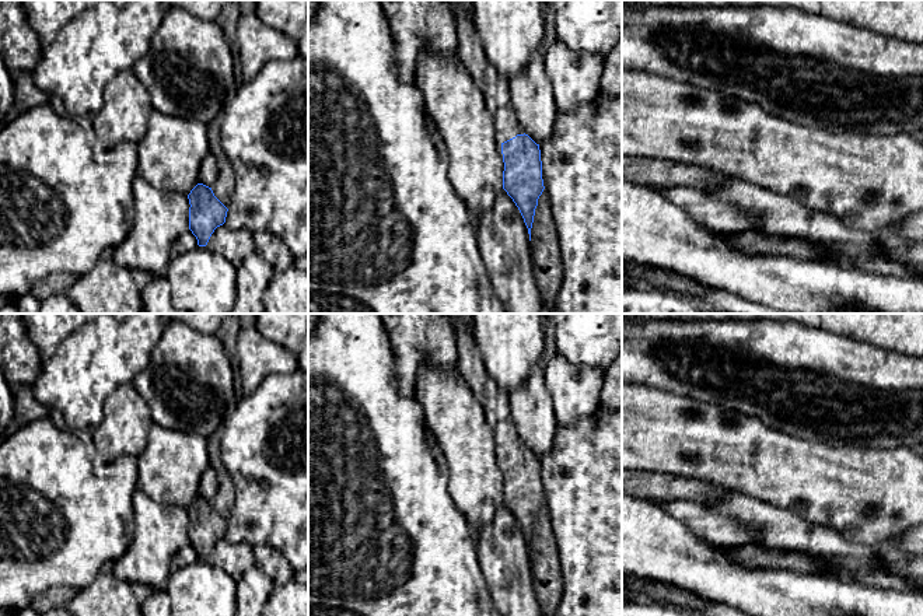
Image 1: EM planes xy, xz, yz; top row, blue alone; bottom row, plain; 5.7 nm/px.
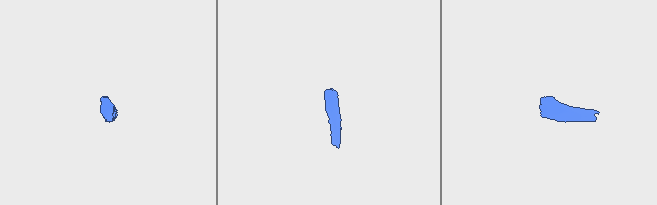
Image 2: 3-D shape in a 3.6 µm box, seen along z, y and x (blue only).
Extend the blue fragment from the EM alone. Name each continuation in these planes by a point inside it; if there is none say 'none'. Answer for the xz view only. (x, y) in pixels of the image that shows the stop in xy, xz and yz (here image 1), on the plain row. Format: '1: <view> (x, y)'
1: xz (495, 399)

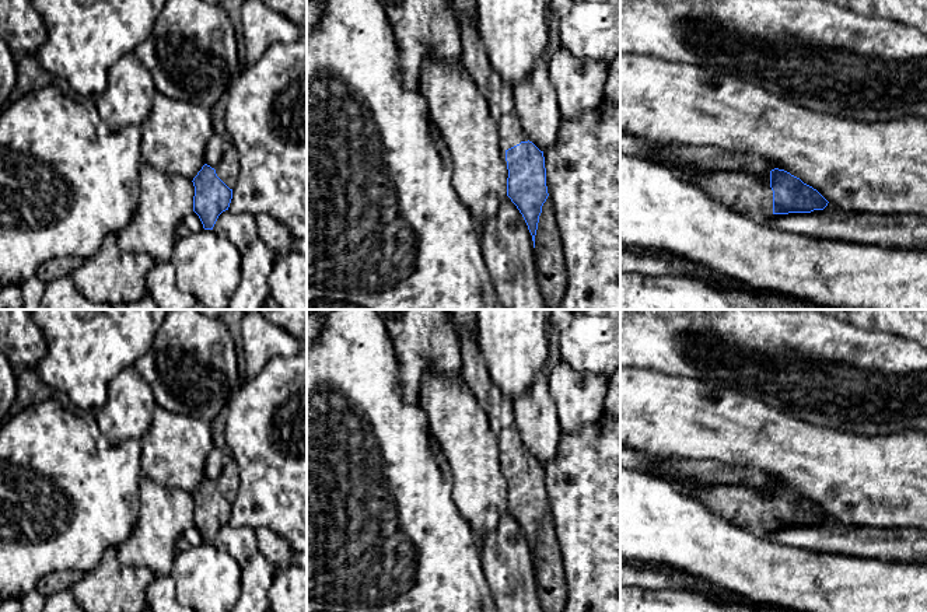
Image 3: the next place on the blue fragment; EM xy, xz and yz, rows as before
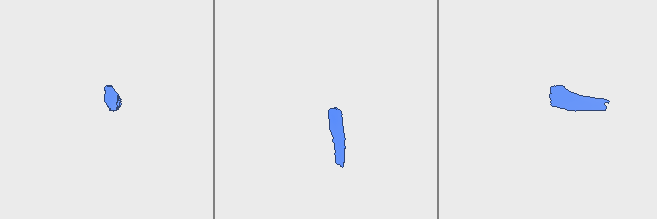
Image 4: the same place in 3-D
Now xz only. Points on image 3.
1: xz (499, 406)

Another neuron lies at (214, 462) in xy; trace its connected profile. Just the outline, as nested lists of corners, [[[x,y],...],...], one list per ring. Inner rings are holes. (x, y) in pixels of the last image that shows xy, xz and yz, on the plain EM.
[[[213,448],[206,459],[204,478],[210,479],[211,482],[216,482],[221,475],[224,461],[225,458],[223,452],[218,448]]]

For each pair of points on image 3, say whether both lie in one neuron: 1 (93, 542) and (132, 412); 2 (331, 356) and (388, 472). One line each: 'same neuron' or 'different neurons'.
1: different neurons
2: same neuron

